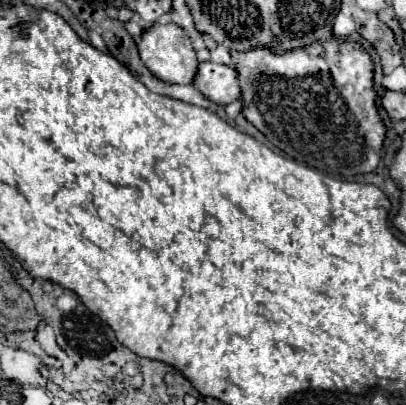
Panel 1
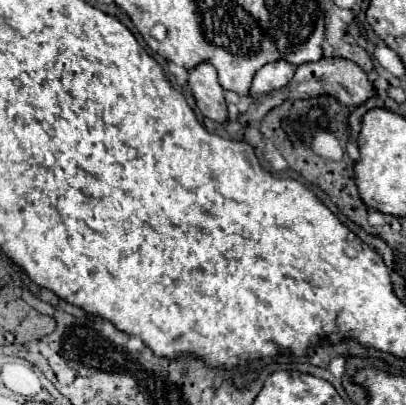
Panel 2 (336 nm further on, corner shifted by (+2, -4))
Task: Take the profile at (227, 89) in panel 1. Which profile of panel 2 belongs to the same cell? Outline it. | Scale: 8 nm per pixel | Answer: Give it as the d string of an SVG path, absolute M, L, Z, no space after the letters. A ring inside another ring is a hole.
M274 61L274 63L268 63L264 65L256 77L254 77L254 83L252 83L252 91L250 95L264 95L264 93L270 93L274 89L282 89L296 73L296 67L290 65L288 61Z

